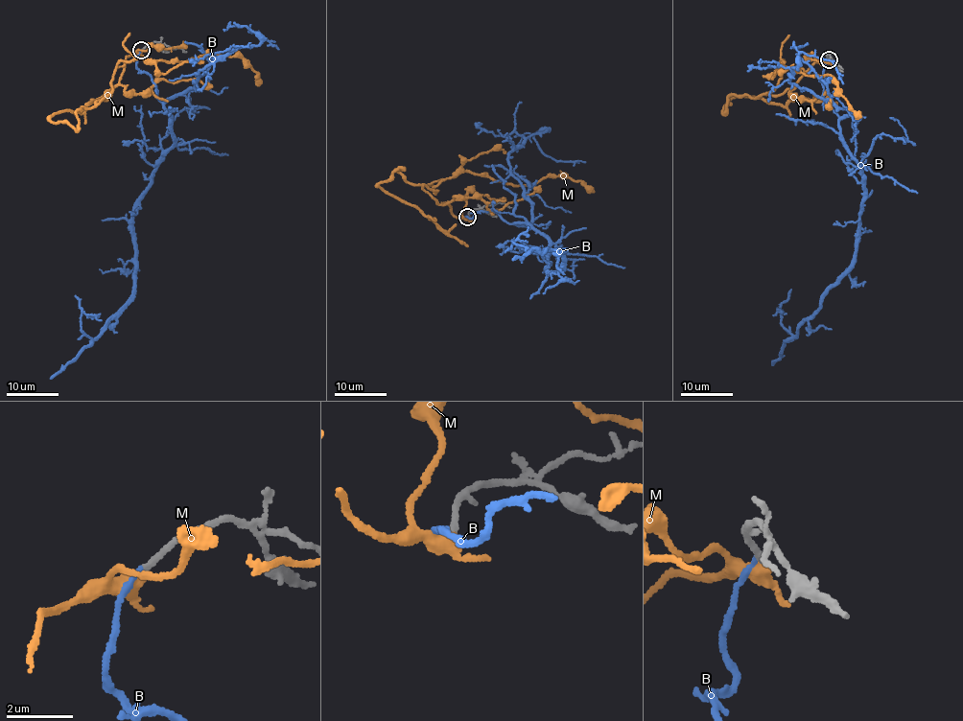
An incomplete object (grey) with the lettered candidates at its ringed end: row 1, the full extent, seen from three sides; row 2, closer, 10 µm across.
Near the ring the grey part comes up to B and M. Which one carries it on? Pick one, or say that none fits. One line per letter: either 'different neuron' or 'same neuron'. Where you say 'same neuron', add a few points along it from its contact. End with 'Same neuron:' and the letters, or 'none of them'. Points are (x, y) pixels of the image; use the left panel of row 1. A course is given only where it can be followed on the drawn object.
B: different neuron
M: different neuron
Same neuron: none of them

